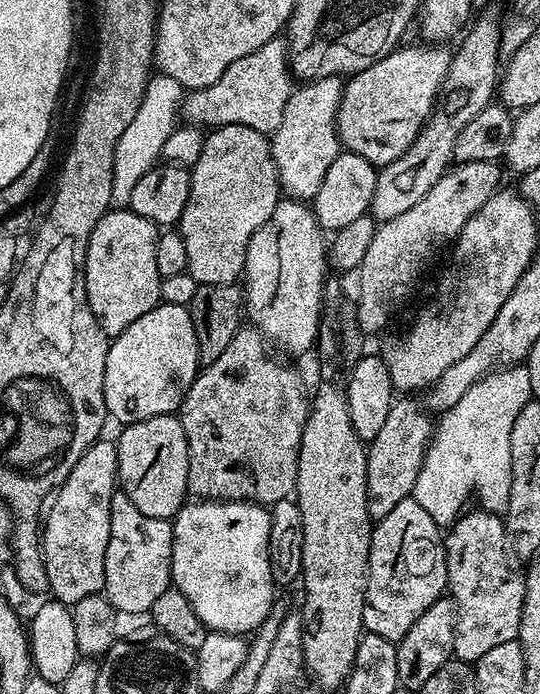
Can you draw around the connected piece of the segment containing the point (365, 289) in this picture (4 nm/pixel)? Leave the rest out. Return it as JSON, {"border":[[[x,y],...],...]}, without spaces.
{"border":[[[487,160],[486,162],[466,162],[457,163],[449,167],[434,186],[426,194],[426,198],[420,199],[410,210],[405,210],[398,214],[398,218],[377,223],[374,239],[371,240],[369,248],[366,250],[366,258],[362,258],[358,269],[360,276],[360,316],[358,315],[358,327],[361,333],[380,332],[388,324],[388,319],[403,306],[408,300],[408,295],[416,288],[416,279],[424,272],[424,267],[428,264],[432,252],[436,252],[440,247],[451,245],[455,241],[457,234],[466,226],[466,222],[482,205],[491,198],[501,187],[499,163]]]}

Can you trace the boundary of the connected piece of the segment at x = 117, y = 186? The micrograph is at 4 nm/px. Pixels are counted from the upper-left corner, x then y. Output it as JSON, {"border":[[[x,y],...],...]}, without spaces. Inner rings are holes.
{"border":[[[161,74],[149,75],[138,110],[135,111],[130,126],[122,130],[122,138],[118,138],[118,146],[114,150],[113,205],[127,206],[130,193],[134,191],[134,186],[138,186],[138,178],[157,167],[162,146],[166,146],[166,138],[170,138],[170,134],[178,126],[185,95],[186,89],[174,79]]]}

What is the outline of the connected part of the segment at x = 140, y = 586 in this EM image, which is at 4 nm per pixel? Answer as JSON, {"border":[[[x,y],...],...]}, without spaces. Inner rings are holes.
{"border":[[[117,490],[112,495],[110,502],[110,542],[106,546],[106,562],[104,563],[106,570],[106,578],[104,579],[103,595],[108,597],[112,607],[116,609],[117,613],[128,616],[136,616],[139,612],[144,614],[151,613],[154,602],[162,595],[165,590],[172,584],[172,525],[167,520],[159,520],[158,518],[146,518],[146,514],[142,514],[142,510],[138,510],[138,506],[134,506],[134,502],[130,502],[130,498],[124,496],[123,491]]]}

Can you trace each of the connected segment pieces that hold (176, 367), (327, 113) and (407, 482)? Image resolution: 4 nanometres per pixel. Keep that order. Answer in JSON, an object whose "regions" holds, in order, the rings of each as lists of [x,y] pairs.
{"regions":[[[[163,302],[157,304],[154,310],[142,314],[138,322],[126,326],[126,330],[108,345],[104,401],[109,417],[123,426],[175,413],[196,381],[200,367],[198,338],[187,307]]],[[[323,76],[293,87],[286,110],[282,110],[282,122],[278,122],[278,130],[270,136],[272,161],[285,197],[311,201],[318,194],[318,186],[322,186],[322,178],[326,178],[326,170],[330,170],[330,162],[340,155],[342,149],[336,135],[336,115],[344,86],[341,77]]],[[[414,398],[397,399],[386,416],[382,430],[367,447],[367,512],[373,521],[381,520],[398,506],[399,502],[409,499],[415,491],[417,476],[421,472],[425,451],[434,431],[431,417],[418,406]]]]}

